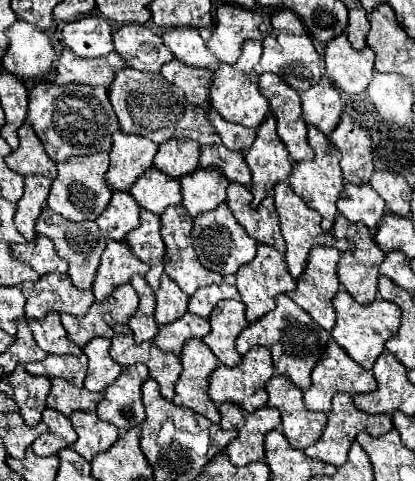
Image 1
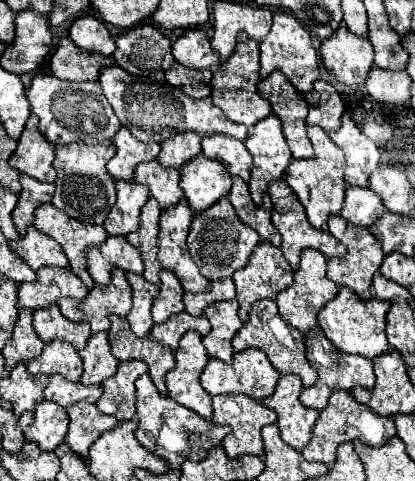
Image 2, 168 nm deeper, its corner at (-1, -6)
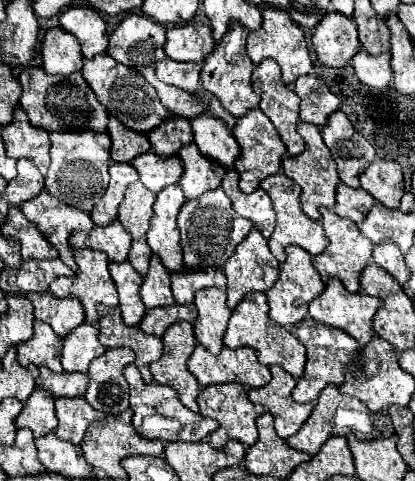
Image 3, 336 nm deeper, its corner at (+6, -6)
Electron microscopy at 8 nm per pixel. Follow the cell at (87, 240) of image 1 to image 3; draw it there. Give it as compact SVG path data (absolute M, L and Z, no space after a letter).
M47 192L21 204L21 210L25 218L31 220L41 230L41 234L51 242L51 246L59 252L59 258L65 260L65 264L69 264L73 272L77 272L77 264L73 260L73 252L69 246L69 236L75 230L91 232L95 228L91 216L87 212L77 212L67 204L63 204L61 210L61 202L49 196Z

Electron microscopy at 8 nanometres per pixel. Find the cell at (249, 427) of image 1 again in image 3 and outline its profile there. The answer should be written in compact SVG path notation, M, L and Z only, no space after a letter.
M213 384L201 390L199 398L199 414L205 418L215 418L219 428L209 436L209 444L215 450L223 450L229 440L239 440L245 448L251 448L257 442L257 426L255 420L265 412L261 404L253 404L247 396L247 390L241 384Z

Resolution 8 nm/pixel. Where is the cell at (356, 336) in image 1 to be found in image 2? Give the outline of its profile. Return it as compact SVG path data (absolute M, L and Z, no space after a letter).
M340 286L334 300L330 300L322 312L318 312L318 324L332 344L344 354L360 354L368 360L384 354L388 350L388 340L384 334L386 312L390 304L386 300L360 300L348 286Z

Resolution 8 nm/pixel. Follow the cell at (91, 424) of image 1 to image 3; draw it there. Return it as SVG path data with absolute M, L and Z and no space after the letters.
M85 398L55 400L55 408L57 408L57 418L59 418L59 426L55 434L61 440L67 440L71 444L81 444L87 426L93 420L105 418L105 414L91 408Z

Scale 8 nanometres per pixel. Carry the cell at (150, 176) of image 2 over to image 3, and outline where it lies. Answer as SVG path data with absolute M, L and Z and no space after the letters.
M145 152L145 156L137 156L131 160L135 170L139 172L141 182L151 192L161 192L165 186L177 184L181 178L181 160L177 156L169 156L169 160L155 156L153 152Z

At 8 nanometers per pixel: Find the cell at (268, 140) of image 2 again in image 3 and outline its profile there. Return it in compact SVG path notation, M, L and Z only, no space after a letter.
M251 110L243 118L237 120L233 128L233 136L241 146L241 156L235 162L235 170L239 172L239 188L245 194L251 194L259 188L259 182L271 174L277 174L281 168L281 160L285 156L285 144L281 142L279 132L273 128L269 118L261 110Z

